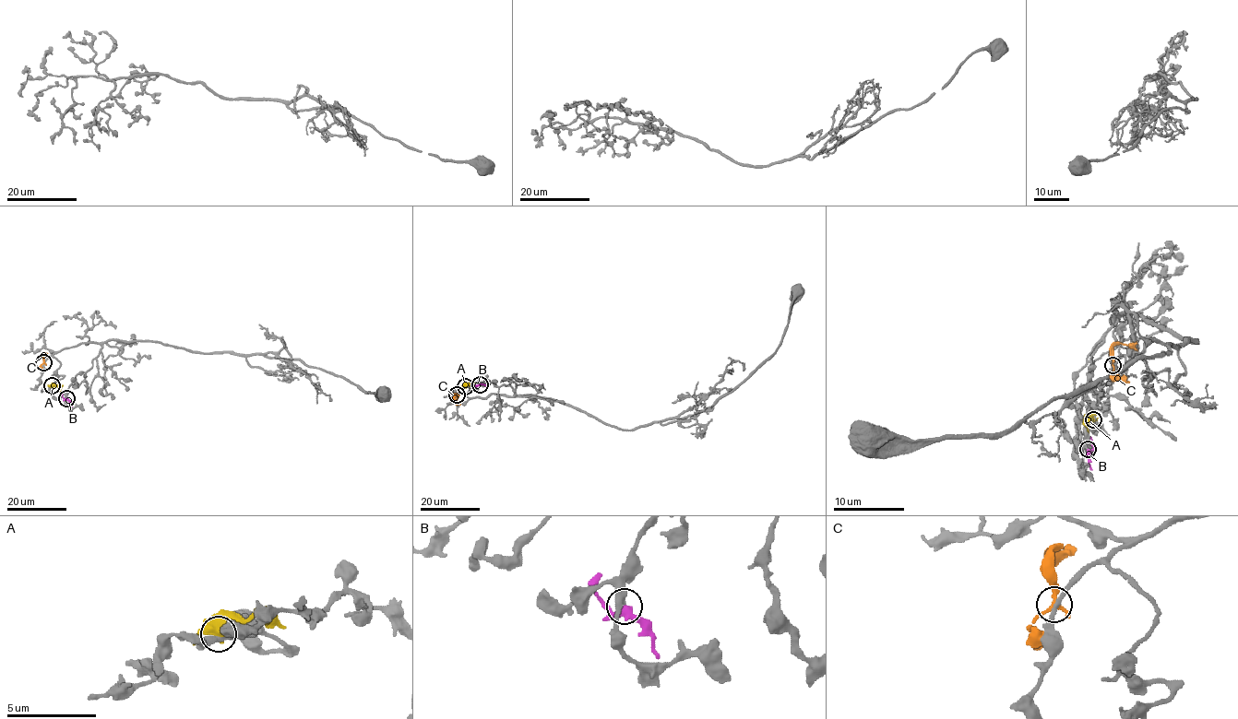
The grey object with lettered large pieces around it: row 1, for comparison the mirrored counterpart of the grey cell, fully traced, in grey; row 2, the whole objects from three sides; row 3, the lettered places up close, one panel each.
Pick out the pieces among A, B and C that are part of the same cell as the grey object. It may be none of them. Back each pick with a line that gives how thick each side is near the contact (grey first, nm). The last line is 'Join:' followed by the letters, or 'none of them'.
Join: none of them

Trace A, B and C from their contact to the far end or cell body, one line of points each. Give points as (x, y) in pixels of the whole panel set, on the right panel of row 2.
A: (1092, 419), (1086, 422), (1089, 433)
B: (1088, 449), (1088, 461), (1092, 470)
C: (1112, 364), (1115, 345), (1136, 343)

